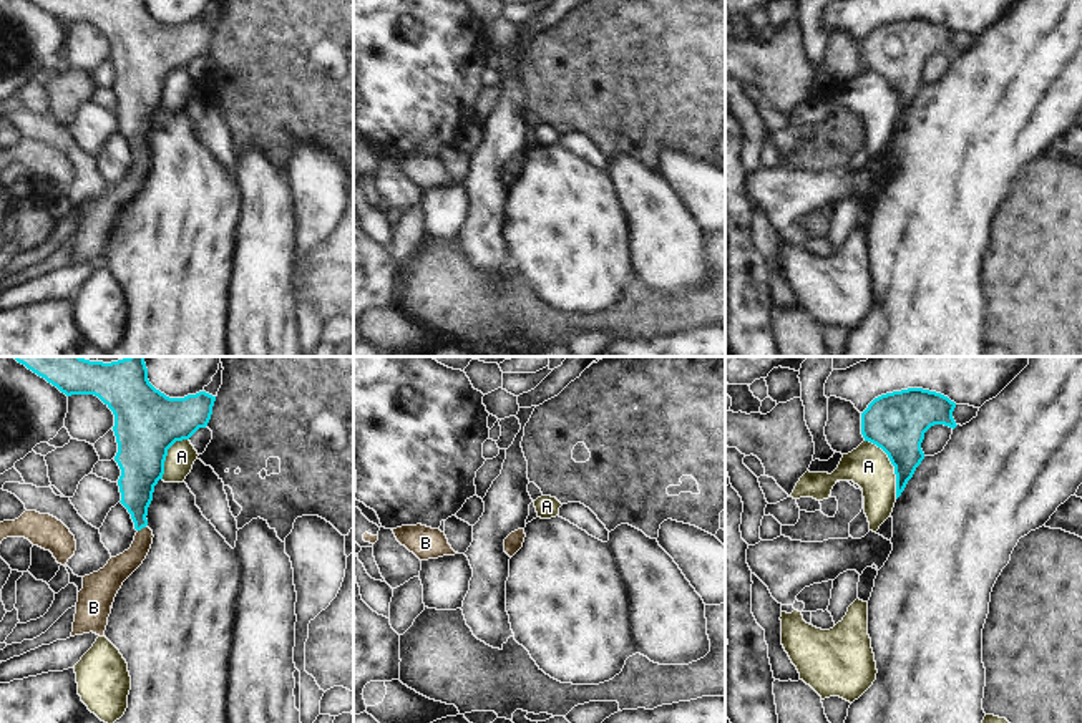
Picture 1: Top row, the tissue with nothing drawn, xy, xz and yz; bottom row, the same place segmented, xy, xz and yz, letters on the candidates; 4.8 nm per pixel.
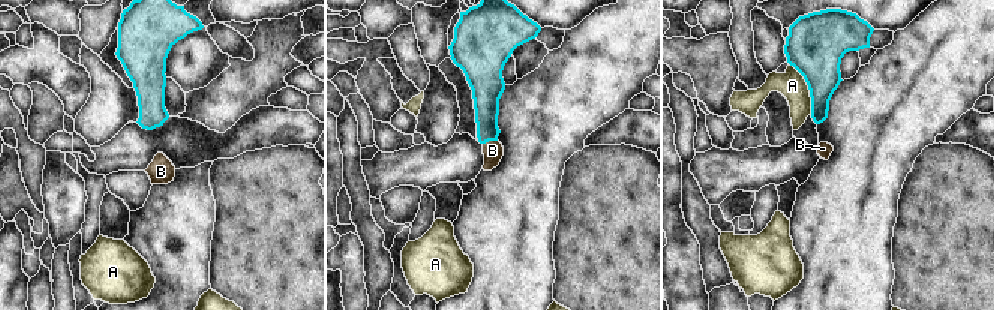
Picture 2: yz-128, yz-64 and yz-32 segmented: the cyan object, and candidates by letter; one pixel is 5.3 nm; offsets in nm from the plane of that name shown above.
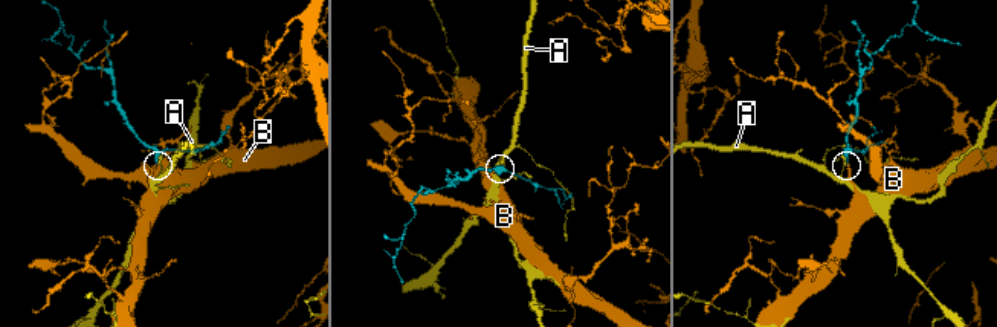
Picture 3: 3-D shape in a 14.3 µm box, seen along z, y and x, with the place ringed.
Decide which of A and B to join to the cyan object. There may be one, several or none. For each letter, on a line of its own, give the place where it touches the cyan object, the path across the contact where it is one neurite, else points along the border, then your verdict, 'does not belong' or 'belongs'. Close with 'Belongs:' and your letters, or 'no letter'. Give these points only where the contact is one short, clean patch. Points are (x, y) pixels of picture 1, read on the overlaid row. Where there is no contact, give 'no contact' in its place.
A: yz (893, 465) | along yz (865, 440), (877, 445), (893, 466), (896, 498) | does not belong
B: xy (141, 528) | across xy (138, 478), (138, 518), (141, 528), (141, 546), (118, 569) | belongs
Belongs: B

